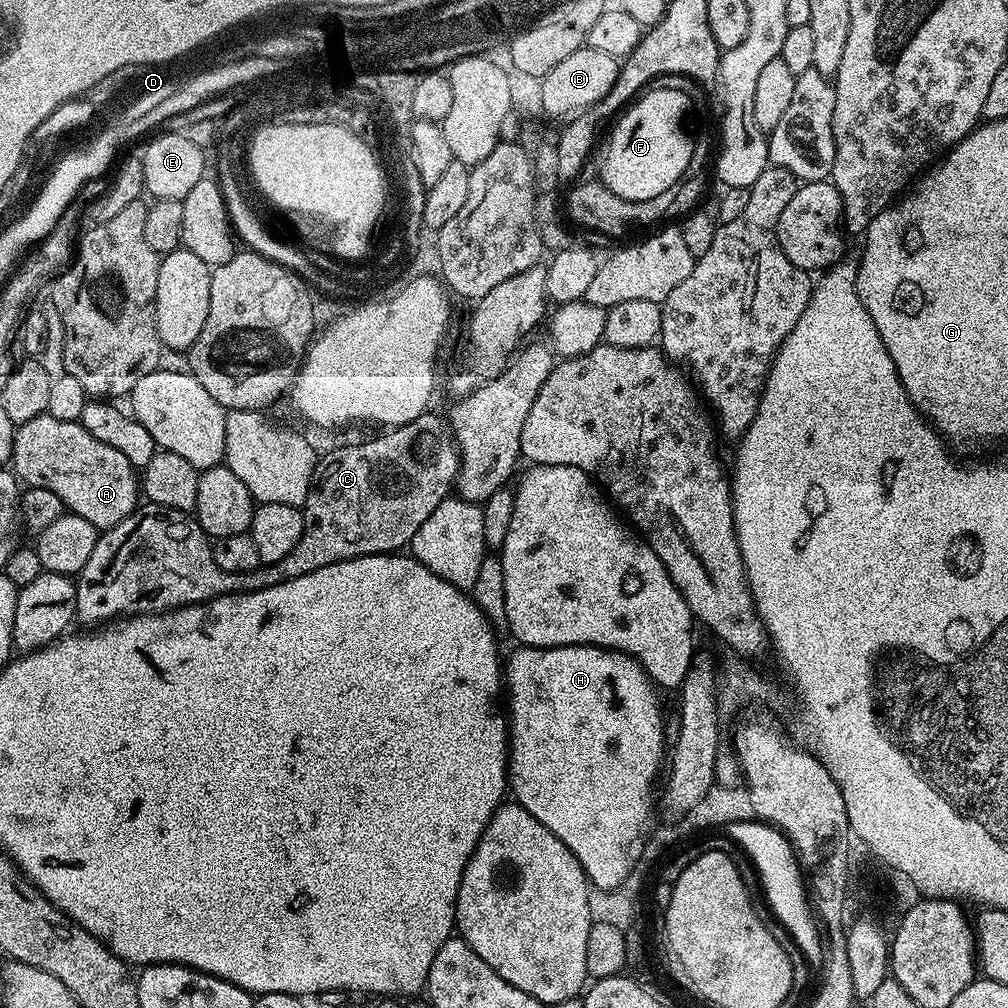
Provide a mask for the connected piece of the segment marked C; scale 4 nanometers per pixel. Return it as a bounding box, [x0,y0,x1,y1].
[75,410,460,626]

